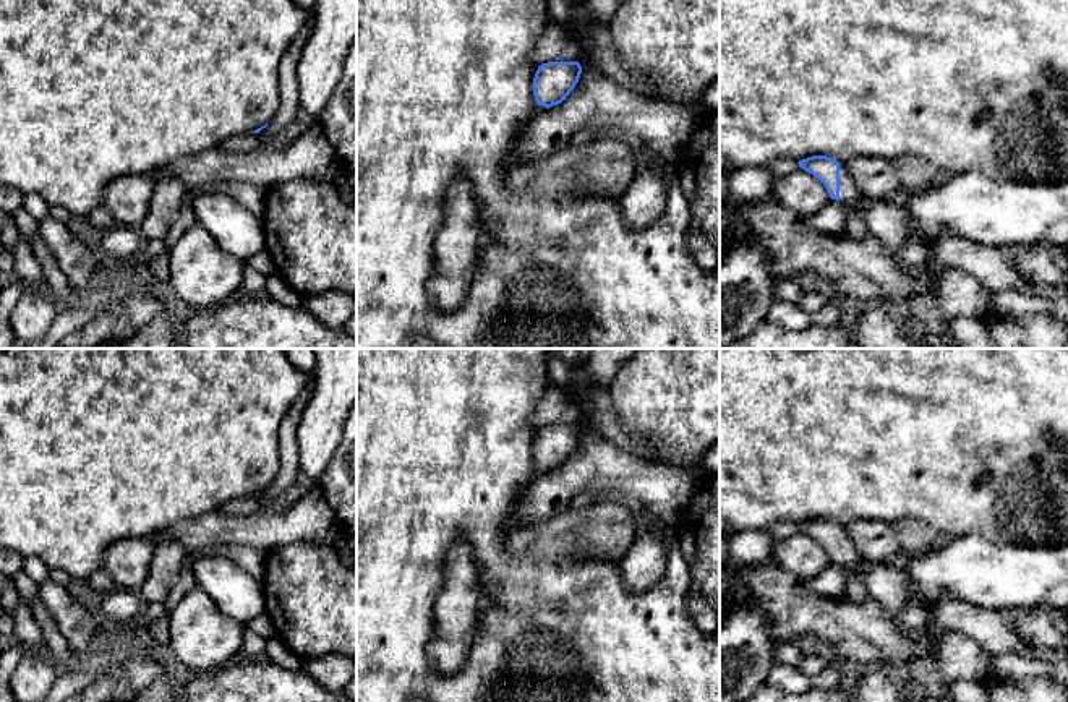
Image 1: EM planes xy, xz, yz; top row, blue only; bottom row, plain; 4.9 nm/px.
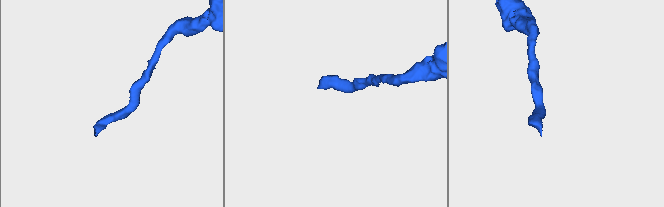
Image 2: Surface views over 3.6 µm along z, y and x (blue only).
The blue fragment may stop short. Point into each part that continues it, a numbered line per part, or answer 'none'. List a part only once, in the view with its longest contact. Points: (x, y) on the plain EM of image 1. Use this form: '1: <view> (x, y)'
1: yz (850, 556)

